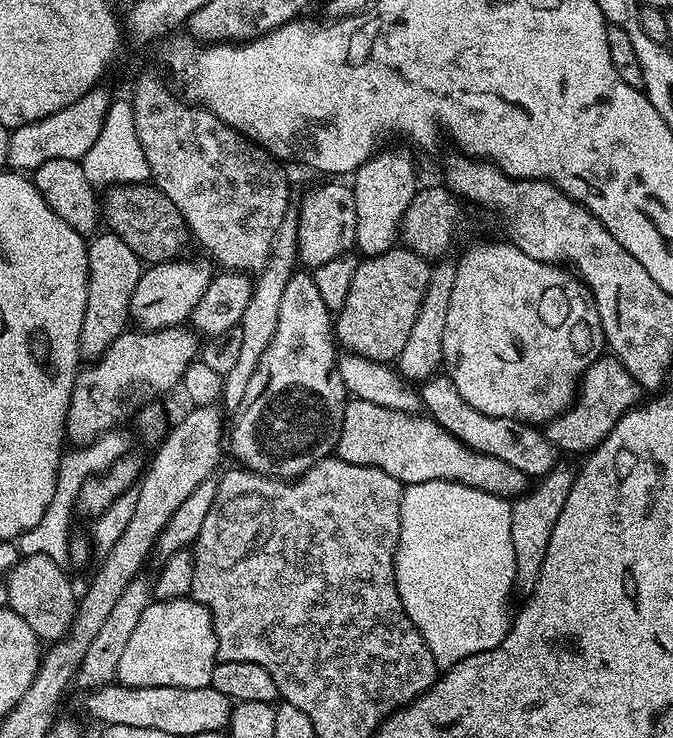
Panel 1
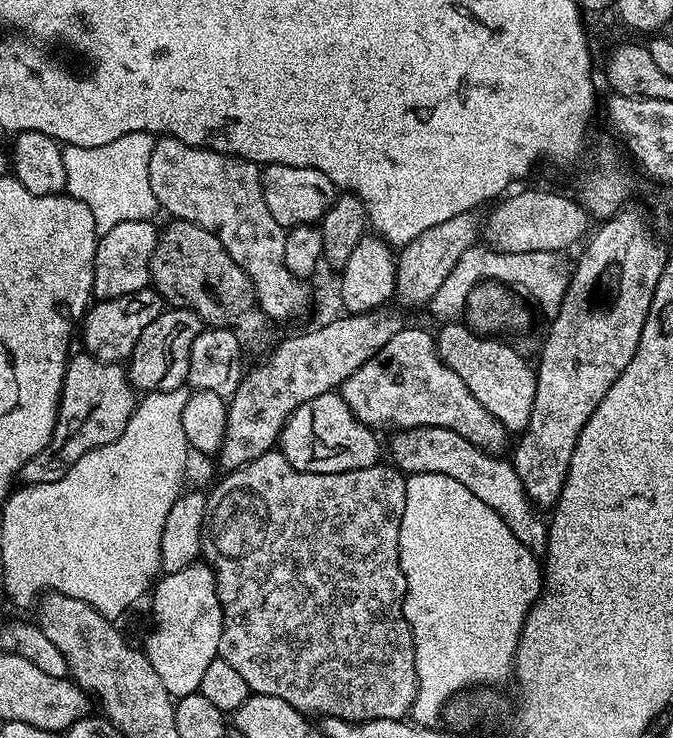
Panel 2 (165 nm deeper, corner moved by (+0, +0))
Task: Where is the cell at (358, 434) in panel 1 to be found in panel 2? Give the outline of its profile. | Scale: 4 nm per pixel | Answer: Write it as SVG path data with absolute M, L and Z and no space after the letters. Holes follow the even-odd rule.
M339 391L318 394L309 404L298 406L289 414L280 431L278 451L294 466L310 474L338 474L355 468L371 468L376 460L377 433L363 424L346 406Z

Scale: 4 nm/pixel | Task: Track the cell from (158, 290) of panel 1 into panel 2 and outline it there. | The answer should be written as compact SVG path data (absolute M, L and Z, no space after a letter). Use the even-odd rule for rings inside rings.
M152 286L138 290L134 294L126 294L122 298L93 303L84 313L82 321L83 351L106 364L127 361L138 338L142 338L142 330L146 330L146 326L150 326L150 322L154 322L154 318L158 318L158 314L165 311L165 308L163 297Z

